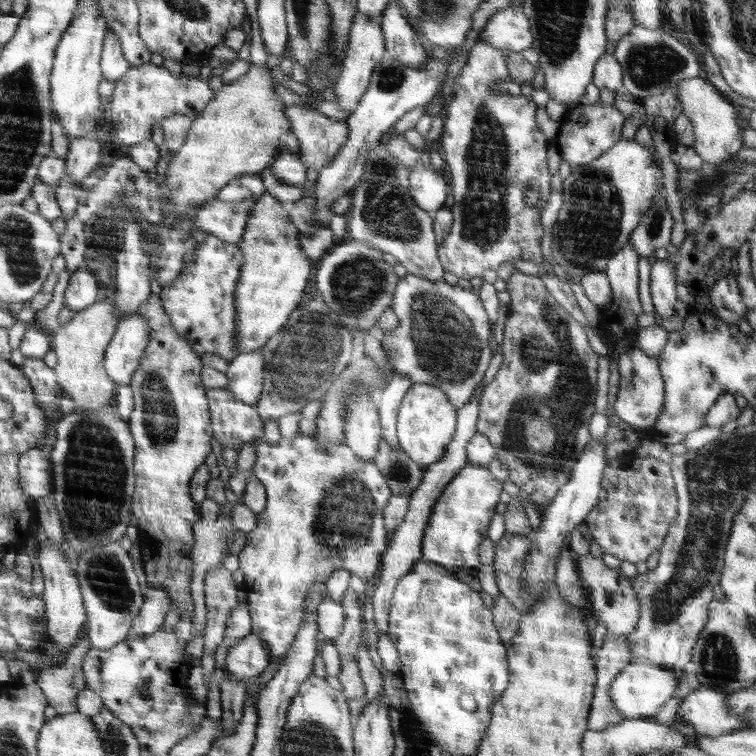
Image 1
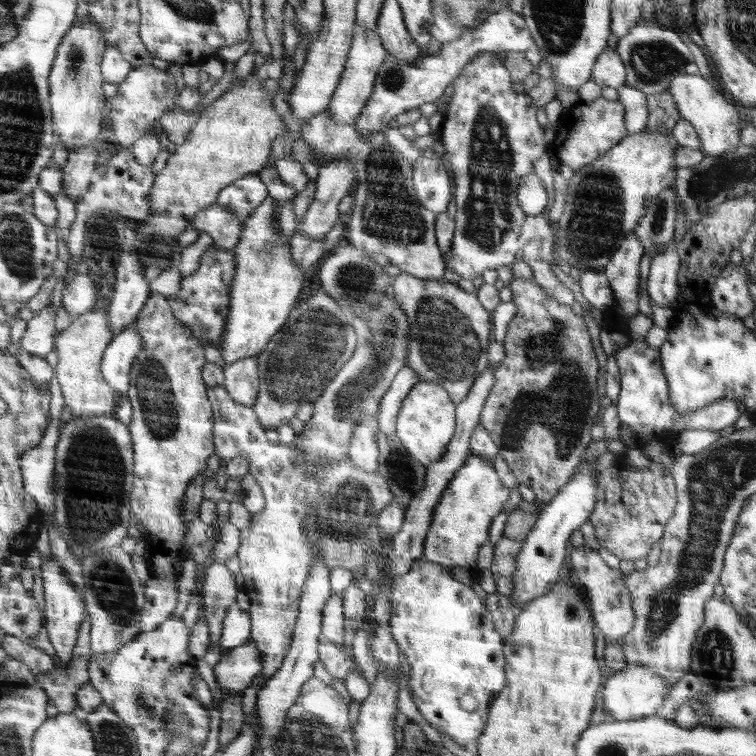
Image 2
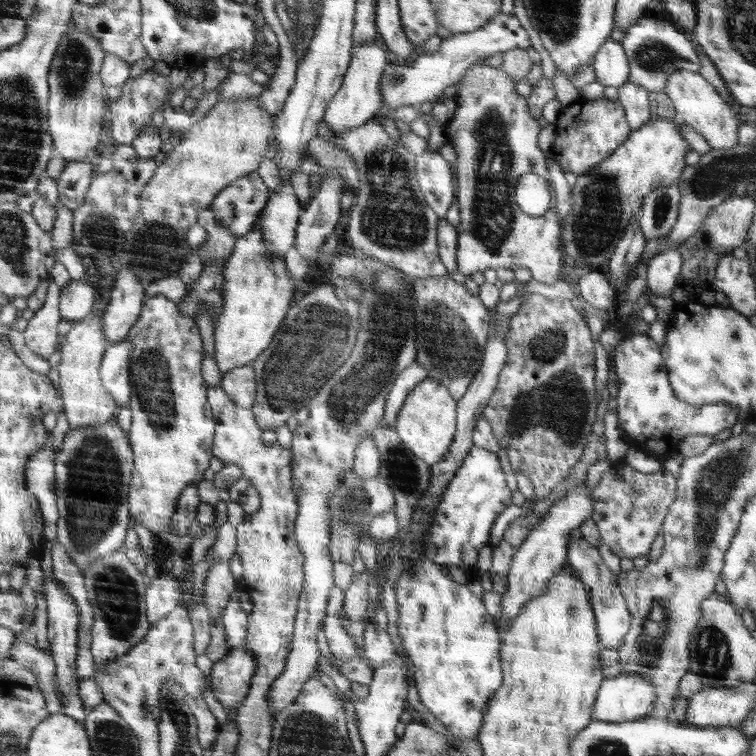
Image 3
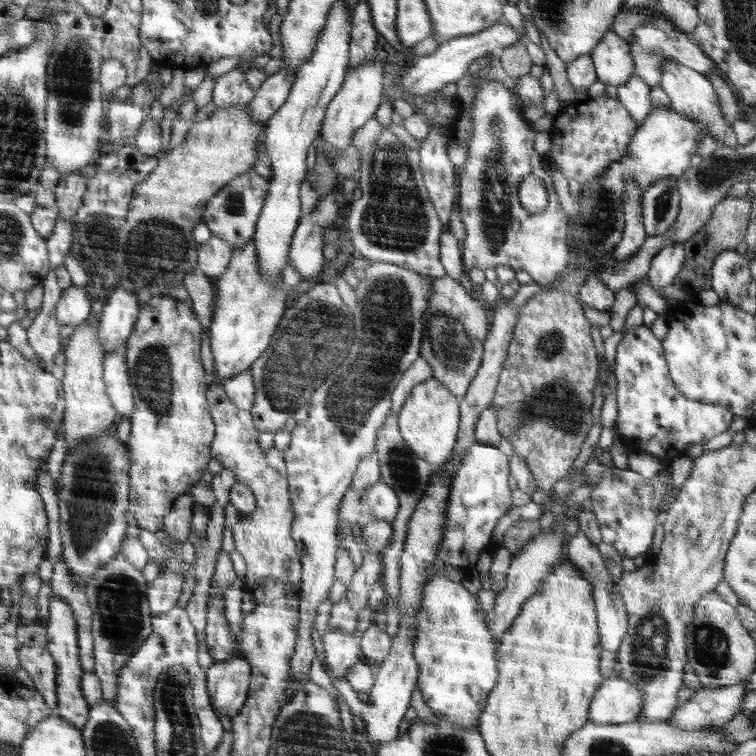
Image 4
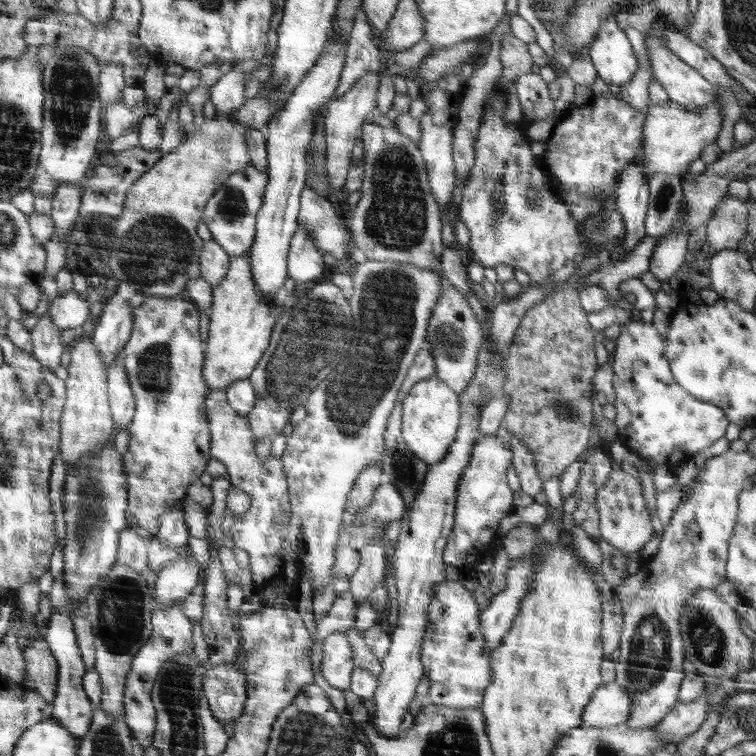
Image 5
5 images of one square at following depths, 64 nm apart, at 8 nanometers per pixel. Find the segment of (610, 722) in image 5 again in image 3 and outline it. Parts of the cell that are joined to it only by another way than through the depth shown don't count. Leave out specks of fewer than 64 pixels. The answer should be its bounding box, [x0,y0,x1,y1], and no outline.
[593,672,657,722]

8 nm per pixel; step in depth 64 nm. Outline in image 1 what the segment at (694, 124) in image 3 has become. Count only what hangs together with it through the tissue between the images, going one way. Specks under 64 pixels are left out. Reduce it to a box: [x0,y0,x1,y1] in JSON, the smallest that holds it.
[676,75,743,164]

